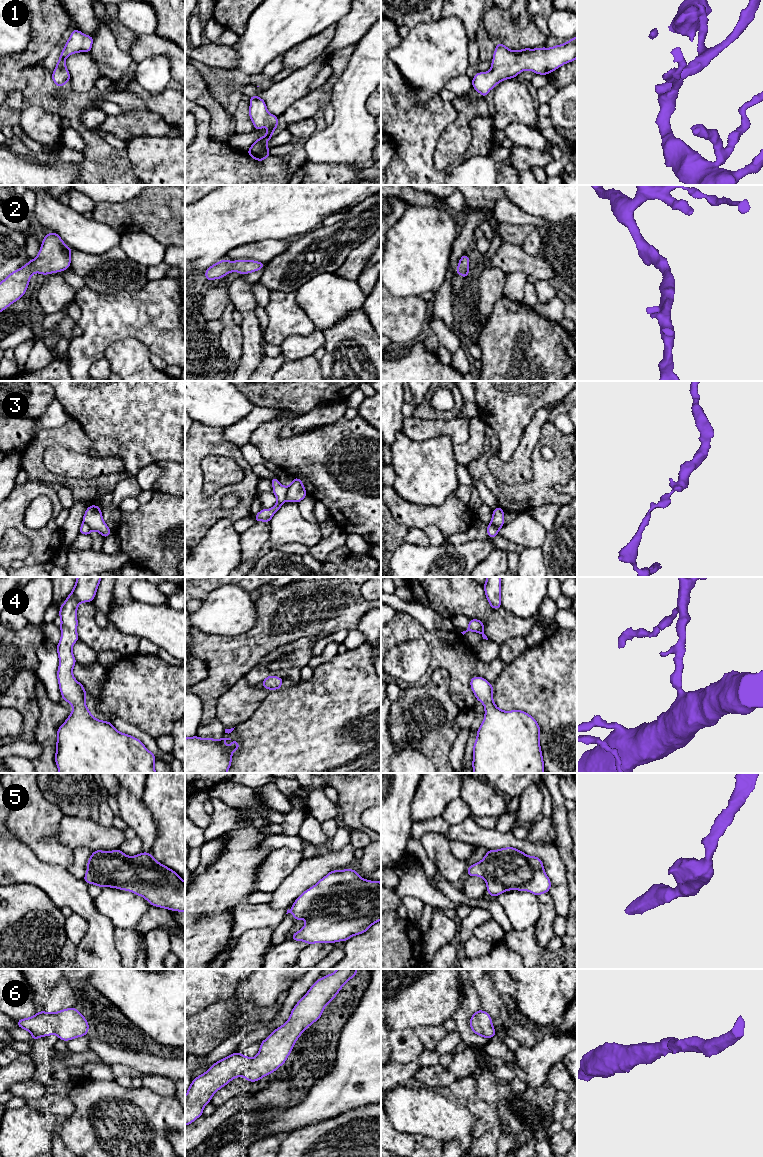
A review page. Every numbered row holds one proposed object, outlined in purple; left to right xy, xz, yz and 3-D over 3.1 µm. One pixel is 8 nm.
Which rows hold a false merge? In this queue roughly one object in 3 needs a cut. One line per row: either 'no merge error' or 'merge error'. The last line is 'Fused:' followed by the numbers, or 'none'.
1: no merge error
2: no merge error
3: merge error
4: no merge error
5: no merge error
6: no merge error
Fused: 3

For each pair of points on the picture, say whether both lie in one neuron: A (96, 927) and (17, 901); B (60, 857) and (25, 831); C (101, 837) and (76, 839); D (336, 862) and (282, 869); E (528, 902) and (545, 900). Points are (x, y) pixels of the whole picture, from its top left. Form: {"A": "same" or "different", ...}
{"A": "different", "B": "same", "C": "same", "D": "different", "E": "different"}

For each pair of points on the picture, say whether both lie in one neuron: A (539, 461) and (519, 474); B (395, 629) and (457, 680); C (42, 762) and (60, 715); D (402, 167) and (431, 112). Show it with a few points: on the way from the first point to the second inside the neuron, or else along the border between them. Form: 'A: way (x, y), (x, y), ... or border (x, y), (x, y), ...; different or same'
A: border (537, 443), (531, 455), (532, 477), (516, 484); different
B: way (414, 630), (428, 635), (454, 661); same
C: way (48, 750), (48, 727); same
D: way (414, 153), (414, 133), (421, 126); same

